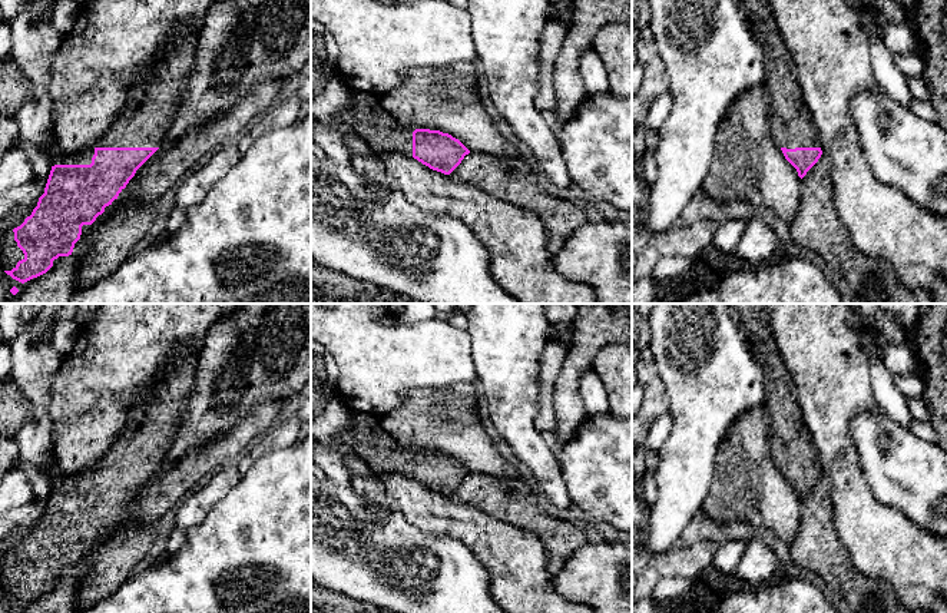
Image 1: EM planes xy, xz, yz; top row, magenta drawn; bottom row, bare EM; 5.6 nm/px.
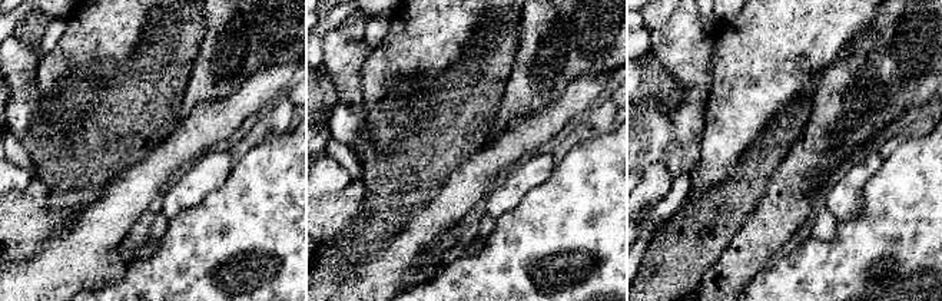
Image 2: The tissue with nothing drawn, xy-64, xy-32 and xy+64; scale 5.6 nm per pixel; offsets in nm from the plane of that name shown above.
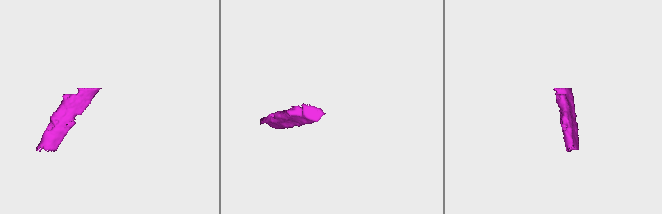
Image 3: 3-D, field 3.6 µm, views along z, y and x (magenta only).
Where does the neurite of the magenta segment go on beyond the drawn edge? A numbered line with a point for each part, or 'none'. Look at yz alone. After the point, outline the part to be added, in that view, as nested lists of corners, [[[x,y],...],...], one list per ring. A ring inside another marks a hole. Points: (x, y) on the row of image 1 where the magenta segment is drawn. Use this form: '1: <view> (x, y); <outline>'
1: yz (790, 121); [[[734,0],[765,50],[769,127],[778,148],[821,148],[817,127],[804,102],[792,56],[777,27],[768,0]]]

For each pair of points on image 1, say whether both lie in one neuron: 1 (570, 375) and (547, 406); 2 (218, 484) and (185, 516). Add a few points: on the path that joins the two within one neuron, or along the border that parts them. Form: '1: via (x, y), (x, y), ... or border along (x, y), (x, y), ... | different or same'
1: border along (562, 365), (553, 394), (555, 431) | different
2: via (209, 493), (194, 509) | same

